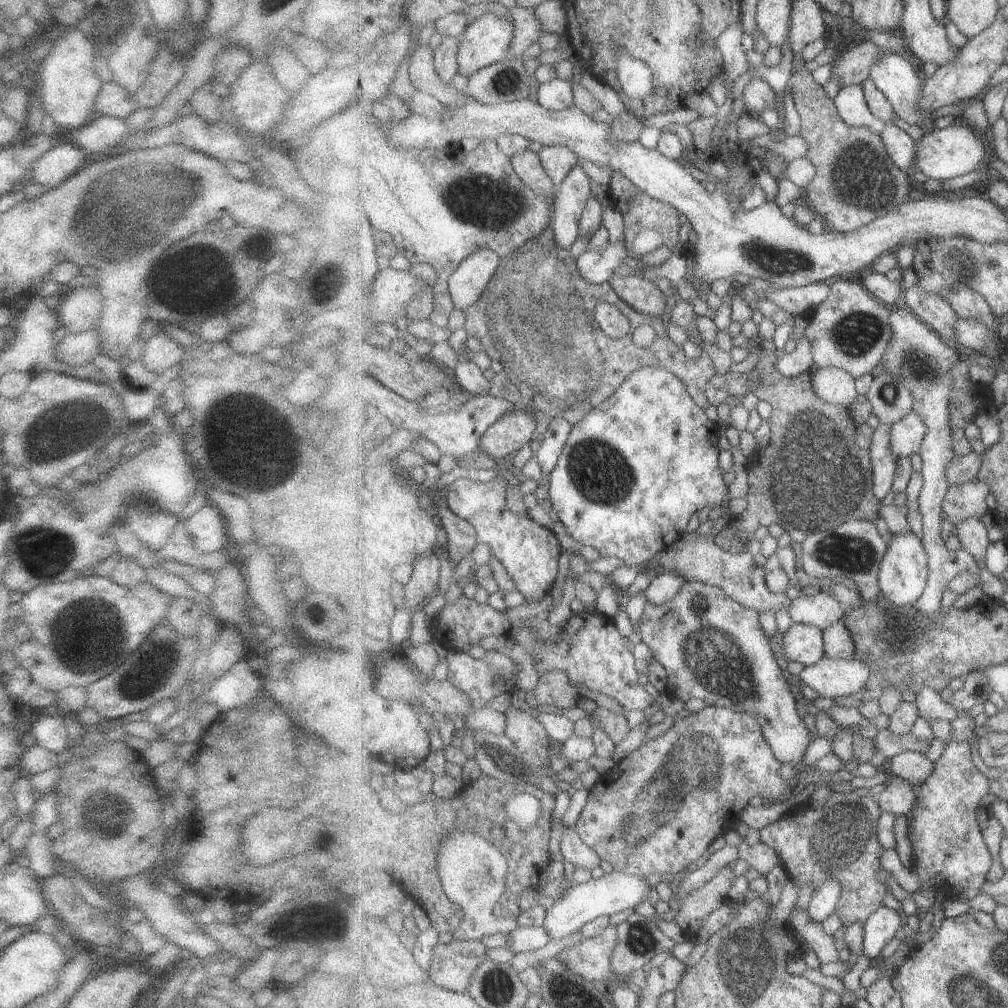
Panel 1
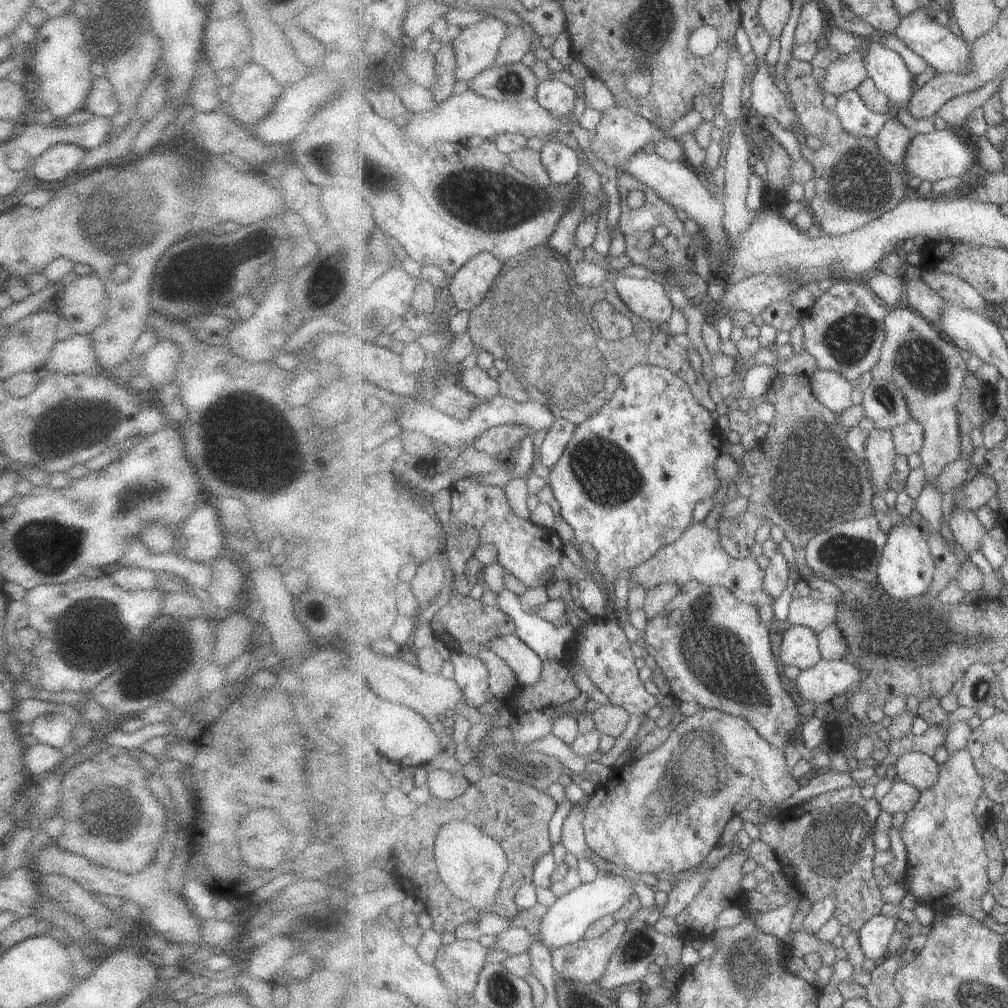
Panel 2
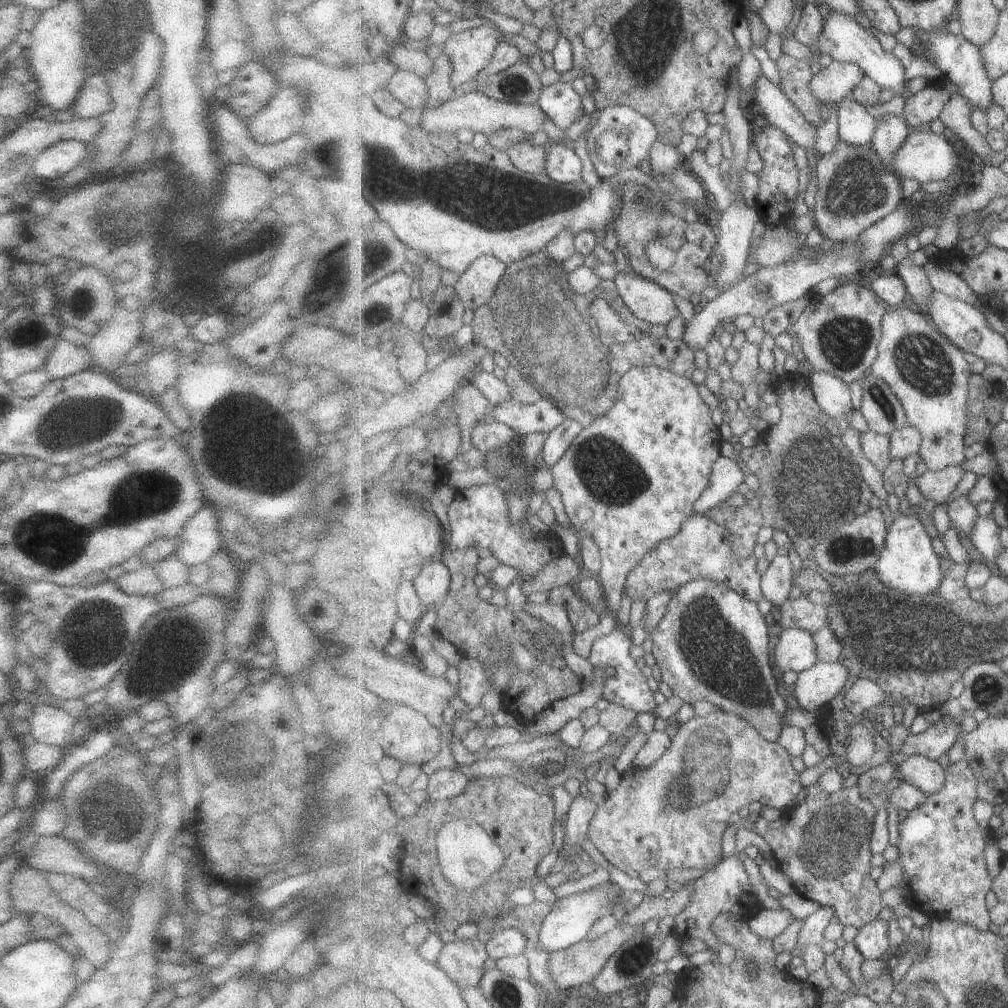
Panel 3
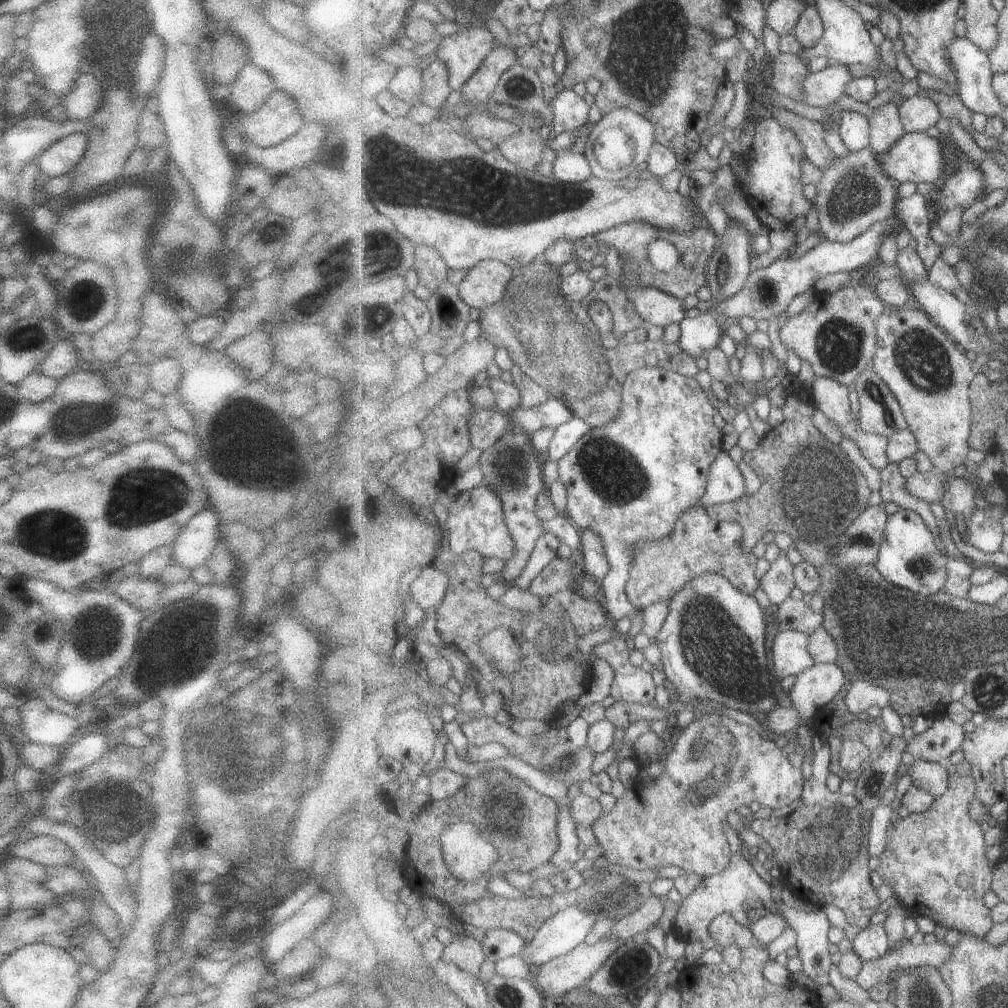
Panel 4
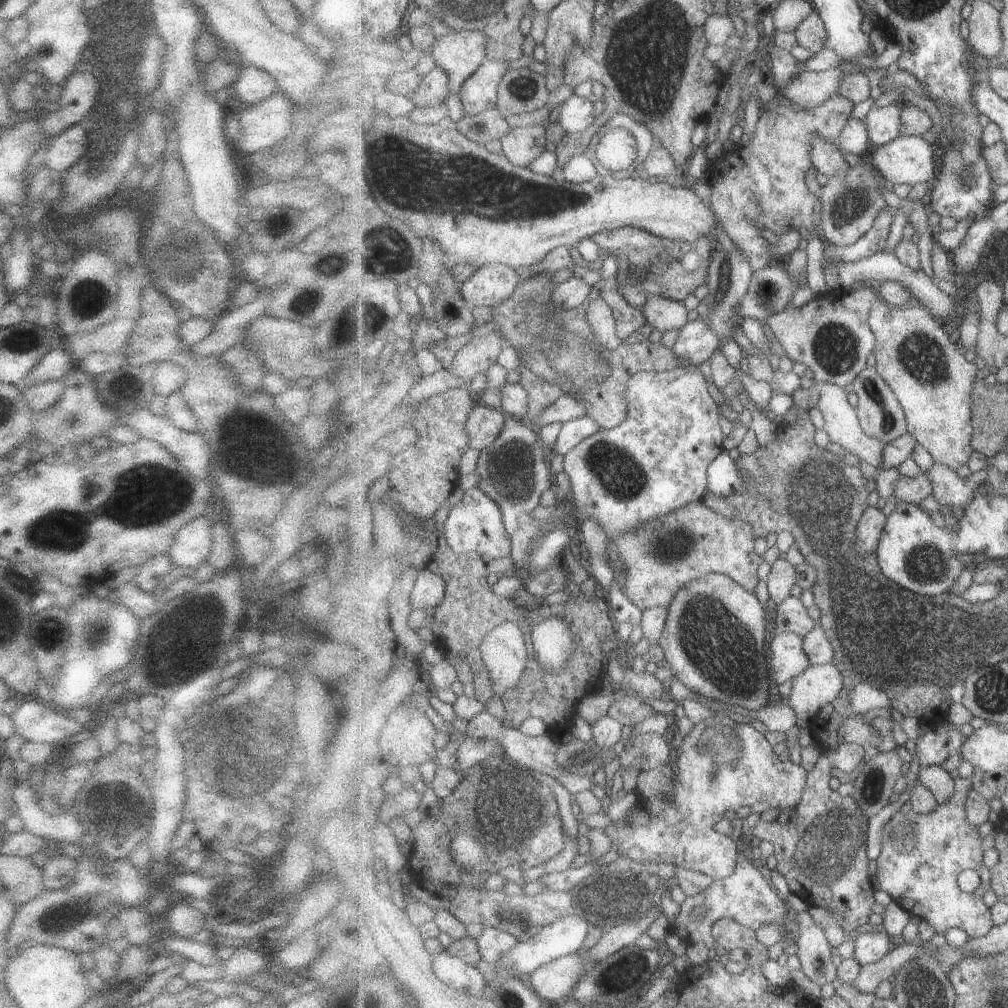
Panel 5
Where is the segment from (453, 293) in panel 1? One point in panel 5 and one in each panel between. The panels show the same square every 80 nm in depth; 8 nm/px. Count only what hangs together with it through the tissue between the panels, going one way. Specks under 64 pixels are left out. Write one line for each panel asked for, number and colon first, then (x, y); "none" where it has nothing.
2: (469, 287)
3: (478, 284)
4: (486, 284)
5: (493, 283)

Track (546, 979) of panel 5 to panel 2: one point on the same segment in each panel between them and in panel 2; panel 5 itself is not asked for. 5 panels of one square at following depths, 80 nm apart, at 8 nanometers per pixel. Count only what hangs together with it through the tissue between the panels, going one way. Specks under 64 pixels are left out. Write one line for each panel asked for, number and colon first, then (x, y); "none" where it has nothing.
2: (586, 961)
3: (575, 967)
4: (572, 970)

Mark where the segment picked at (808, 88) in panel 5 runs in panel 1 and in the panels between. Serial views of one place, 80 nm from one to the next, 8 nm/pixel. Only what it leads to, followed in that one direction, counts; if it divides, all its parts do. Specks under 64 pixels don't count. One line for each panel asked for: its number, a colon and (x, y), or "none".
1: (855, 67)
2: (845, 73)
3: (835, 81)
4: (823, 87)

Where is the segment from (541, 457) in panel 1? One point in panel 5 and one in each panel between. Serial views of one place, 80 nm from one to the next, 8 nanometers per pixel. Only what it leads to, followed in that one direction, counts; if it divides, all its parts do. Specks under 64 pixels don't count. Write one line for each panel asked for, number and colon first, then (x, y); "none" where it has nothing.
2: (557, 438)
3: (558, 441)
4: (568, 434)
5: (575, 431)

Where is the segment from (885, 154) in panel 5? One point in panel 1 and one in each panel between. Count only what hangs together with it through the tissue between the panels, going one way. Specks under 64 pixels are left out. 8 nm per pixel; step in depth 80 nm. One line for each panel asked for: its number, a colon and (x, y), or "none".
1: (942, 154)
2: (941, 154)
3: (925, 156)
4: (916, 157)

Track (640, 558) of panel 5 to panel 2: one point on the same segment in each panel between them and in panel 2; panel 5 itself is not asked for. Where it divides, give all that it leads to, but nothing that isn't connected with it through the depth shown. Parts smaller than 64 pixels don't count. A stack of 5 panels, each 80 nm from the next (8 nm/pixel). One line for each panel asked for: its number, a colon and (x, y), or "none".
2: (698, 555)
3: (702, 549)
4: (699, 544)

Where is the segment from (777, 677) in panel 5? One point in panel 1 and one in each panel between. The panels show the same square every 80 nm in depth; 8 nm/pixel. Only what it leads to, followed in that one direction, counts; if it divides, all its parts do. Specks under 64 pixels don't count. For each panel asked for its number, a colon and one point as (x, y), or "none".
1: (804, 643)
2: (800, 647)
3: (796, 650)
4: (791, 656)

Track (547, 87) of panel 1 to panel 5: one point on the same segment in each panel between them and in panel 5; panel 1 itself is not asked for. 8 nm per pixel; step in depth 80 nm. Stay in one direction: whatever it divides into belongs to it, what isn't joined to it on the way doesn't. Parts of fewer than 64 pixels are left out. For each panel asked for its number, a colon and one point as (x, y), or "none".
2: (555, 96)
3: (561, 103)
4: (571, 112)
5: (577, 114)

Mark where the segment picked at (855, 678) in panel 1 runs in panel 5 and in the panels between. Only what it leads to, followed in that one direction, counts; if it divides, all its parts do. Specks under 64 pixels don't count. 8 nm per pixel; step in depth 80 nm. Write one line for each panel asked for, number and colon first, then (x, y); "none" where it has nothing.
2: (821, 683)
3: (814, 689)
4: (813, 689)
5: (812, 690)

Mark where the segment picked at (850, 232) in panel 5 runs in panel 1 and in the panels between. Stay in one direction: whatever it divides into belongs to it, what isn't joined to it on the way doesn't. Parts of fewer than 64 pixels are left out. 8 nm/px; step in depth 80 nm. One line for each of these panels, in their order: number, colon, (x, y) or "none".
1: (856, 182)
2: (854, 184)
3: (856, 188)
4: (854, 193)

